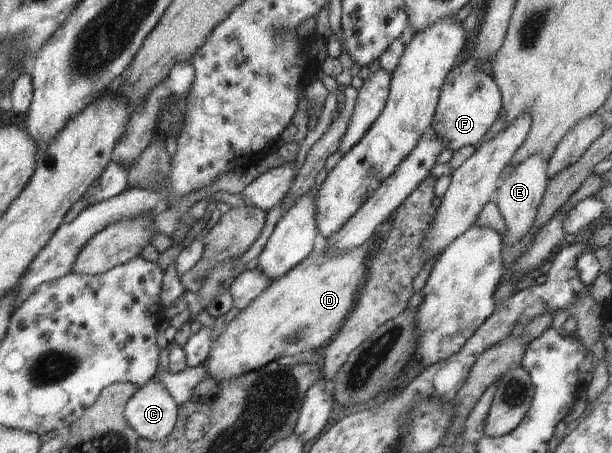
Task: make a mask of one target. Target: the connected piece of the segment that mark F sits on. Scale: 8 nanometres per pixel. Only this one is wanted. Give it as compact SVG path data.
M457 59L441 87L430 126L435 138L446 143L446 148L452 153L466 146L477 147L491 124L499 118L501 107L502 94L491 74L468 61L461 62Z

